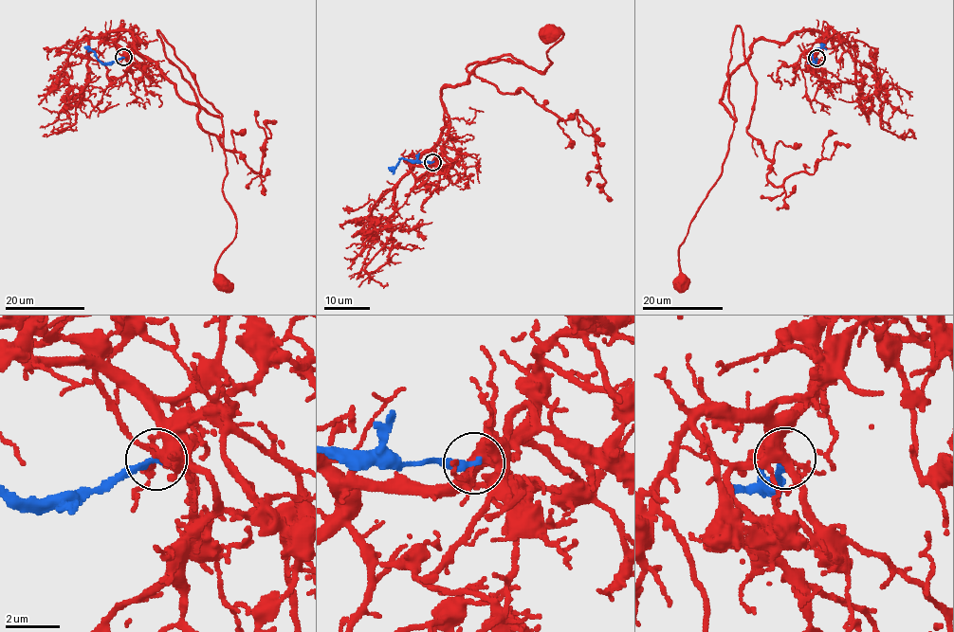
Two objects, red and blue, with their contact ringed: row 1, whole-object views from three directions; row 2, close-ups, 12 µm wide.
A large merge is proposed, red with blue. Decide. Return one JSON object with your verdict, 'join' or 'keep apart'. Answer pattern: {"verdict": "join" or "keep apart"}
{"verdict": "keep apart"}

